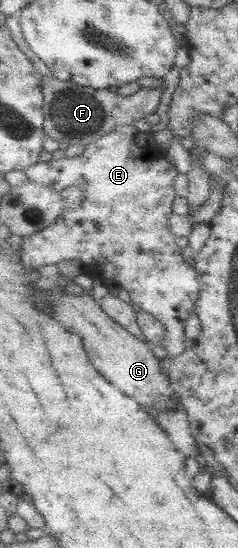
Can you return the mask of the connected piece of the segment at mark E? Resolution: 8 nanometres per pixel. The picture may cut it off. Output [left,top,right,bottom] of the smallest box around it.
[22,127,202,361]

